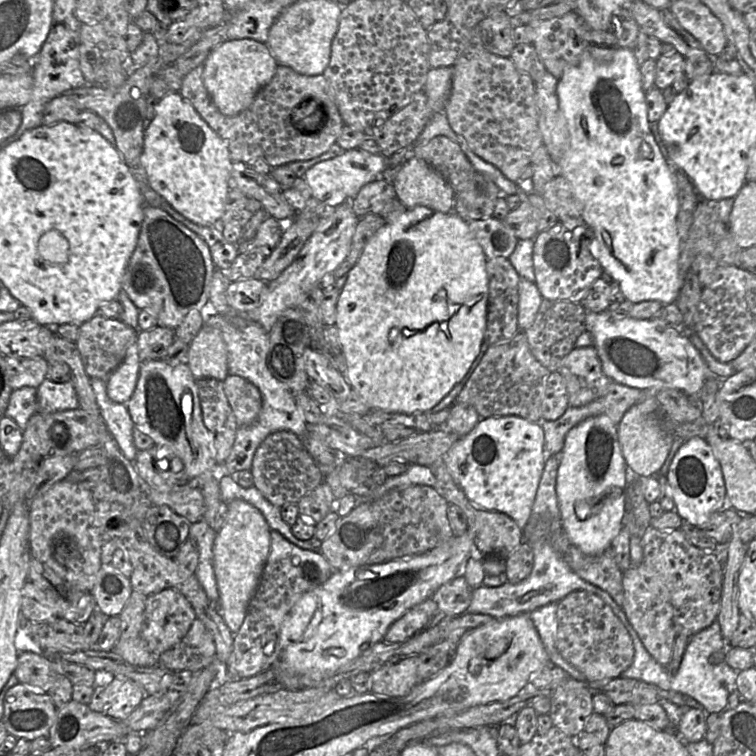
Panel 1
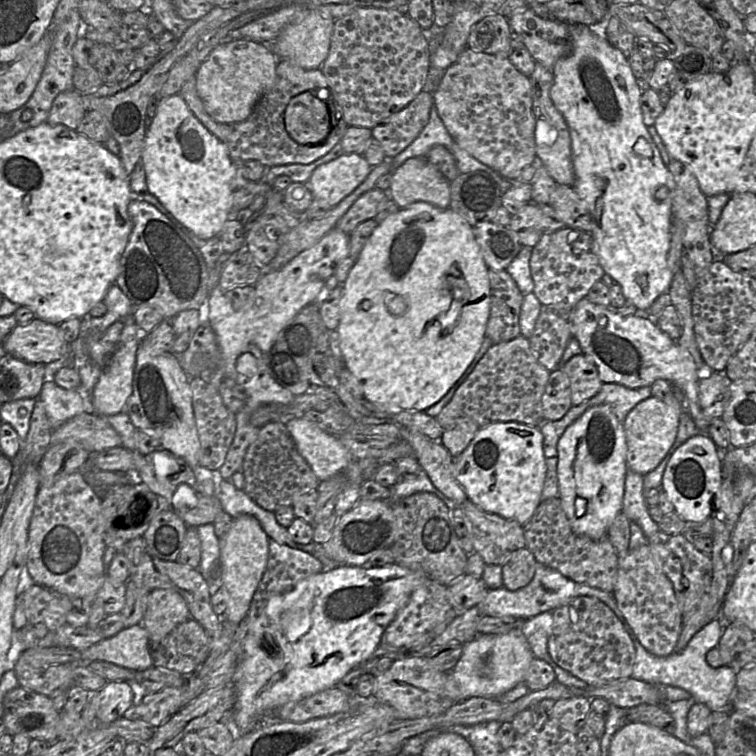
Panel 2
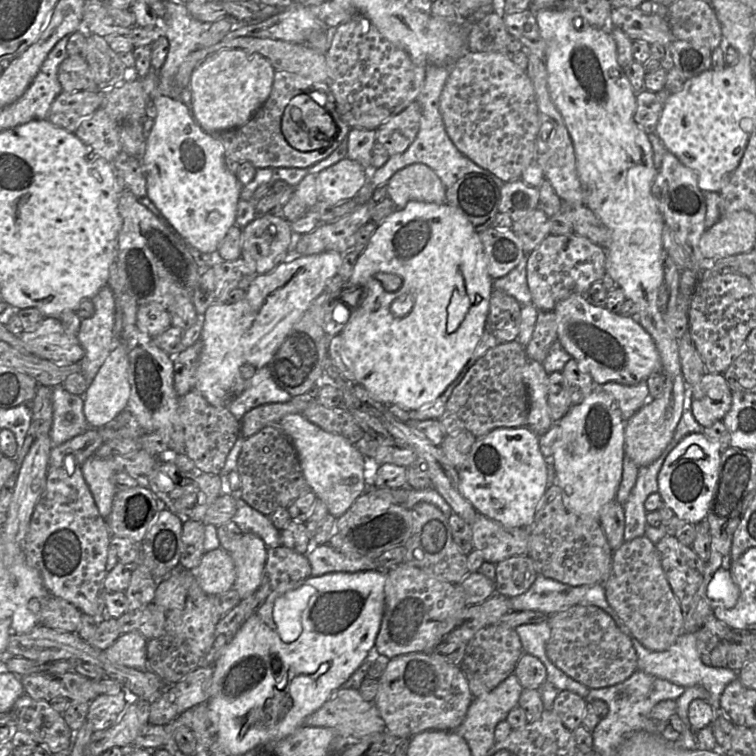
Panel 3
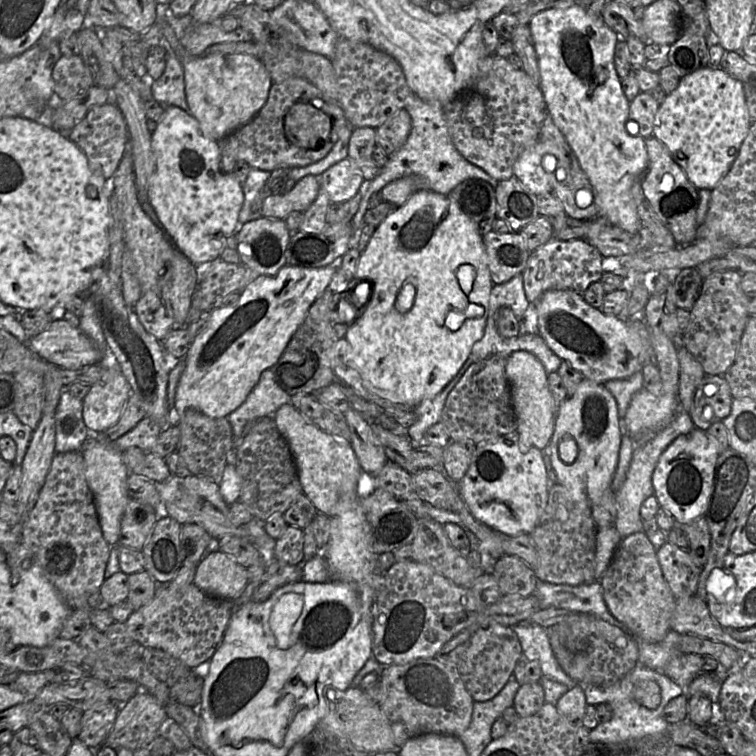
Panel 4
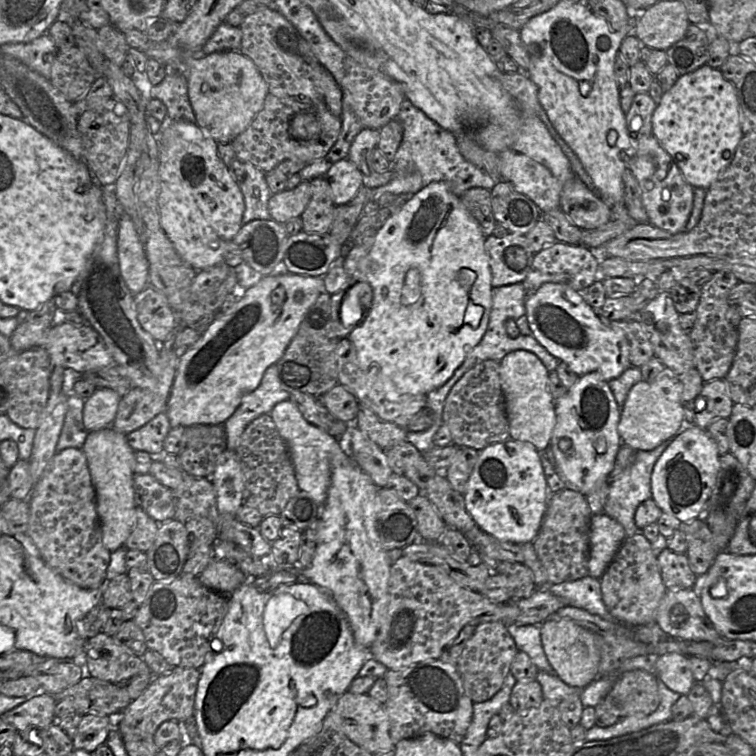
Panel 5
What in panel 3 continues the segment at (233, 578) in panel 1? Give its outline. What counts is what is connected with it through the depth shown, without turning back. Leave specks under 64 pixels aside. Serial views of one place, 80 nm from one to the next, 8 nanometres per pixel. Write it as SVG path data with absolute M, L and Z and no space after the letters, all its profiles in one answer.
M244 533L236 541L236 550L230 555L236 568L233 589L241 600L254 594L260 587L267 549L264 541L253 533Z

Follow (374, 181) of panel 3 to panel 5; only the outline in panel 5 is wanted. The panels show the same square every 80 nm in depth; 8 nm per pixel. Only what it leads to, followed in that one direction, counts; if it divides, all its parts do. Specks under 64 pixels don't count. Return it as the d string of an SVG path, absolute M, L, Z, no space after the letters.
M406 97L401 105L397 120L403 126L403 138L393 161L391 161L393 178L386 185L377 188L380 193L414 195L432 182L446 183L457 196L473 187L493 189L498 180L492 178L461 155L456 135L431 120Z

